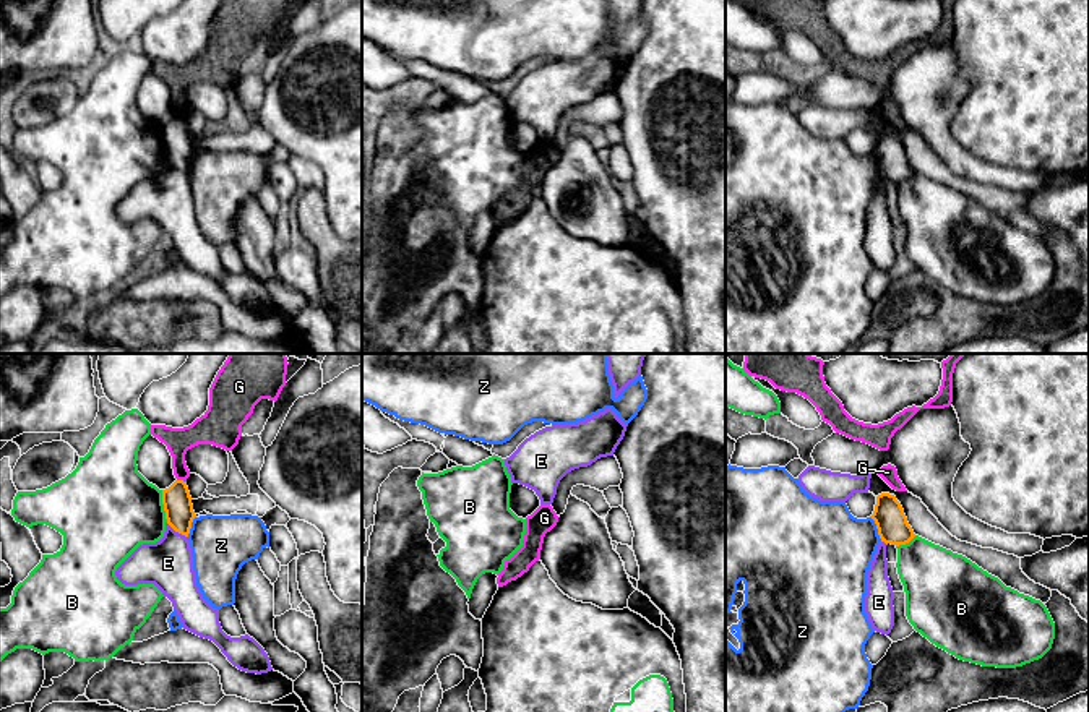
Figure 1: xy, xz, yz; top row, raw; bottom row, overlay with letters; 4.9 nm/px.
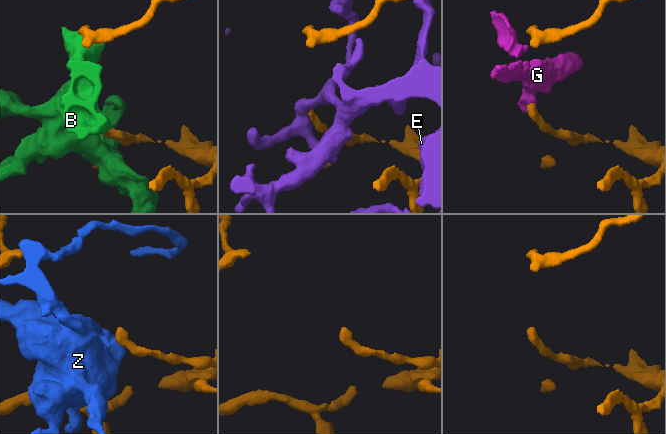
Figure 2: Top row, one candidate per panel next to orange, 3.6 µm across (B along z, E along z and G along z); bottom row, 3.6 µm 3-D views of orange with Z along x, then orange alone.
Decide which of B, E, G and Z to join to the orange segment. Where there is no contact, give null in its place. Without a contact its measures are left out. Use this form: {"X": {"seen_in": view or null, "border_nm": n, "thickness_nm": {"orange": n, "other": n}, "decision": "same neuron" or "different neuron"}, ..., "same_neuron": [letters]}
{"B": {"seen_in": "xy", "border_nm": 160, "thickness_nm": {"orange": 140, "other": 440}, "decision": "different neuron"}, "E": {"seen_in": "xy", "border_nm": 130, "thickness_nm": {"orange": 140, "other": 240}, "decision": "different neuron"}, "G": {"seen_in": "xy", "border_nm": 30, "thickness_nm": {"orange": 140, "other": 130}, "decision": "different neuron"}, "Z": {"seen_in": "yz", "border_nm": 140, "thickness_nm": {"orange": 160, "other": 400}, "decision": "different neuron"}, "same_neuron": []}

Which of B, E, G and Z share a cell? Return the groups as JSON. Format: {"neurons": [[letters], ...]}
{"neurons": [["B"], ["E"], ["G"], ["Z"]]}

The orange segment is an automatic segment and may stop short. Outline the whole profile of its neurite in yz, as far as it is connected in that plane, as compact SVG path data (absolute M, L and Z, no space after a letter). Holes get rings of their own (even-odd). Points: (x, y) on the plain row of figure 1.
M878 131L875 148L870 154L875 157L878 172L886 182L906 182L915 174L902 143L894 131Z

